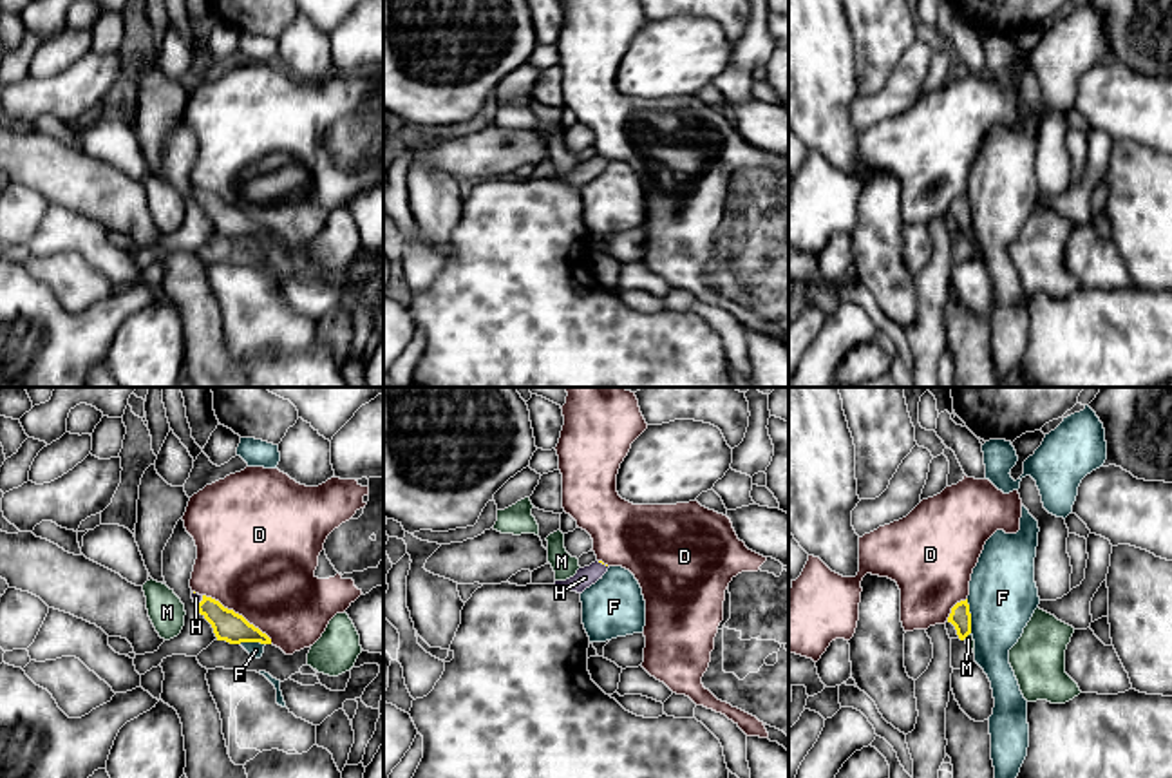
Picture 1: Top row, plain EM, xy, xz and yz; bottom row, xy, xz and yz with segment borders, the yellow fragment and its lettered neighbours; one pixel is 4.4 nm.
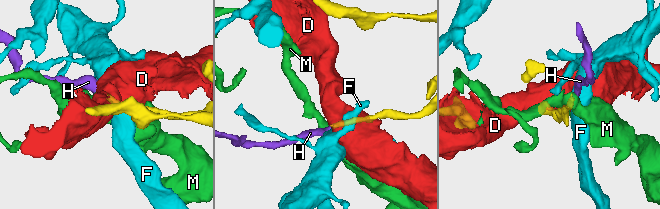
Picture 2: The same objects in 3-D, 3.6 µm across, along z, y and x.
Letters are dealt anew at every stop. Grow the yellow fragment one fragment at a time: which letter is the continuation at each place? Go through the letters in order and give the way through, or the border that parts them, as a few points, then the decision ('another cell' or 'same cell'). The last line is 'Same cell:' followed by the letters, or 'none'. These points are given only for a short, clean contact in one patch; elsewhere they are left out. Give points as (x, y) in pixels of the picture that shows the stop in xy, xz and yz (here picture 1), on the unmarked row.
D: another cell
F: border along yz (966, 194), (972, 227); another cell
H: runs through xy (230, 221), (201, 196), (196, 192); same cell
M: another cell
Same cell: H

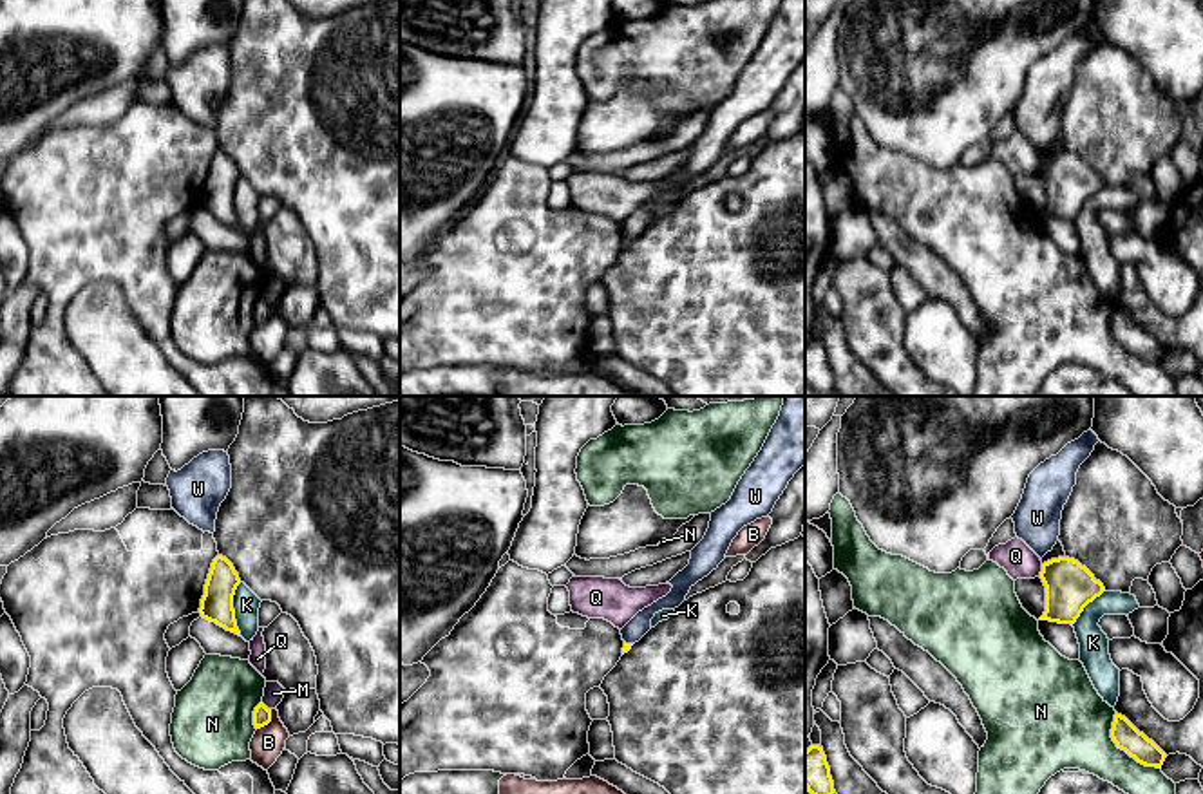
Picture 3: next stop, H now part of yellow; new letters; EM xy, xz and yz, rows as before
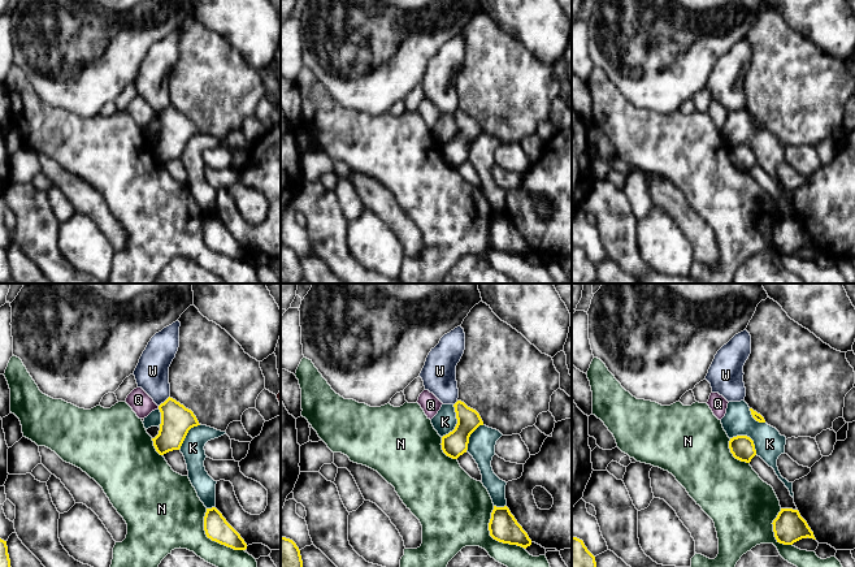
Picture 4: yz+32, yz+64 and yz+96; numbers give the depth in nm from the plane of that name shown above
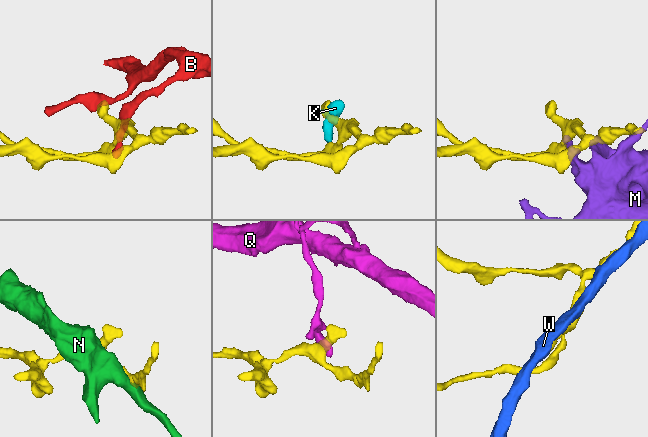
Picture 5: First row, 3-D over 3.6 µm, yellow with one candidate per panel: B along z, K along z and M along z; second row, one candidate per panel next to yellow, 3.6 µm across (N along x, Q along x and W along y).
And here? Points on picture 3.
B: another cell
K: another cell
M: another cell
N: another cell
Q: another cell
W: border along xz (625, 236), (632, 239); another cell
Same cell: none

